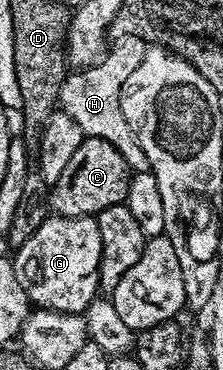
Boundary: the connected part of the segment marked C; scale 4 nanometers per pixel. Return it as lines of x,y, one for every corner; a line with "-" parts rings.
85,136
70,162
66,162
62,174
58,174
58,182
51,184
46,204
58,216
95,216
97,212
106,210
106,206
118,206
127,201
129,179
126,158
122,158
110,142

